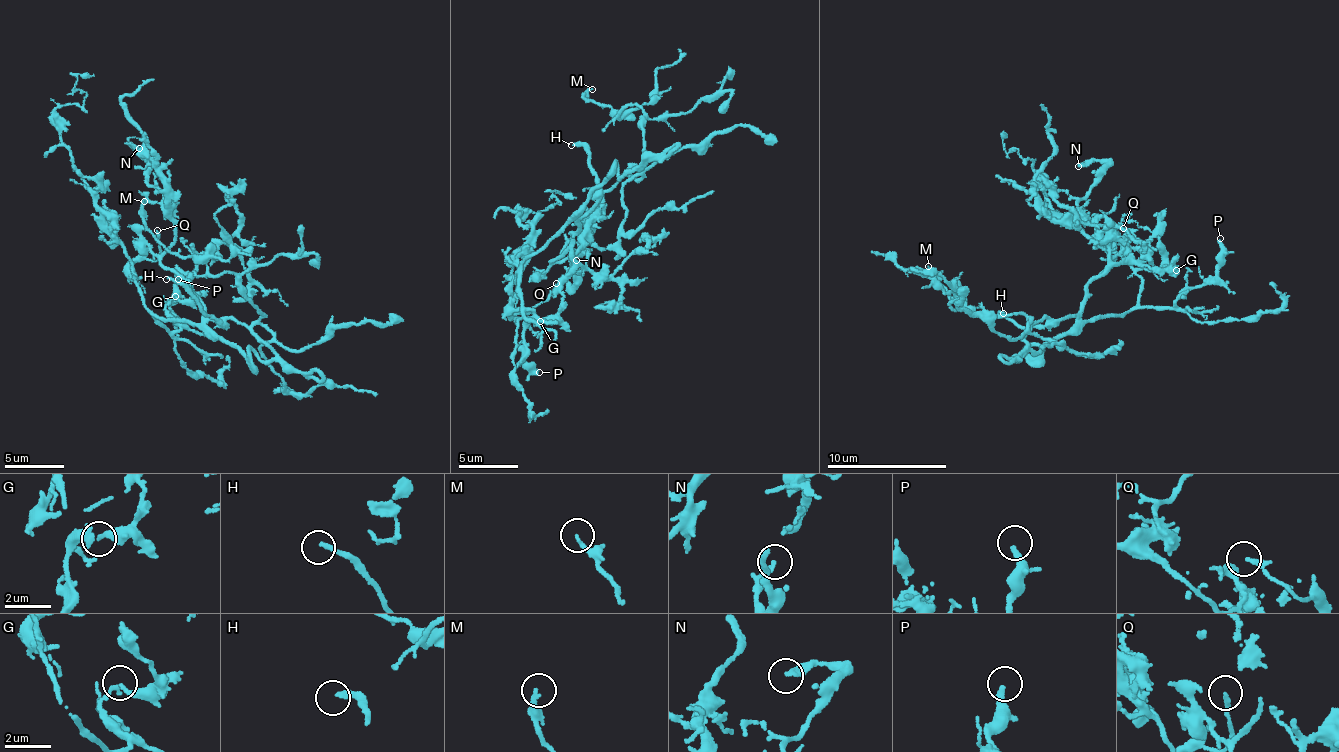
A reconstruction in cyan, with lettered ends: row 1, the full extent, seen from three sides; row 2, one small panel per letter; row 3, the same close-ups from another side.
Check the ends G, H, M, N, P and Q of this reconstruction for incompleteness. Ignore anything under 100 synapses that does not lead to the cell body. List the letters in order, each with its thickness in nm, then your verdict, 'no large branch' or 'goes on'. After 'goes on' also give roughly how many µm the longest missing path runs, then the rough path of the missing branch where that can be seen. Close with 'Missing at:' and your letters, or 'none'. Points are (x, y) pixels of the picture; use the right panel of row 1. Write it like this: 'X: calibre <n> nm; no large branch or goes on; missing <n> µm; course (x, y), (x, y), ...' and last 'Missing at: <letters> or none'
G: calibre 160 nm; no large branch
H: calibre 190 nm; goes on; missing 40 µm; course (1003, 313), (1008, 306), (993, 258), (1007, 195), (1019, 178), (978, 138), (972, 102), (959, 84), (961, 55)
M: calibre 170 nm; no large branch
N: calibre 160 nm; no large branch
P: calibre 280 nm; no large branch
Q: calibre 180 nm; no large branch
Missing at: H

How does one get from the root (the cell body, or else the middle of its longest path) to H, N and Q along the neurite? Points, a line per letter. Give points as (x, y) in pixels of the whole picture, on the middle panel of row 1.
H: (547, 245), (567, 223), (585, 217), (594, 201), (596, 172), (590, 153), (581, 145), (571, 145)
N: (547, 245), (574, 221), (580, 232), (552, 259), (584, 247), (571, 286), (576, 260)
Q: (547, 245), (527, 256), (518, 270), (516, 298), (511, 304), (519, 309), (533, 308), (548, 296), (556, 283)

